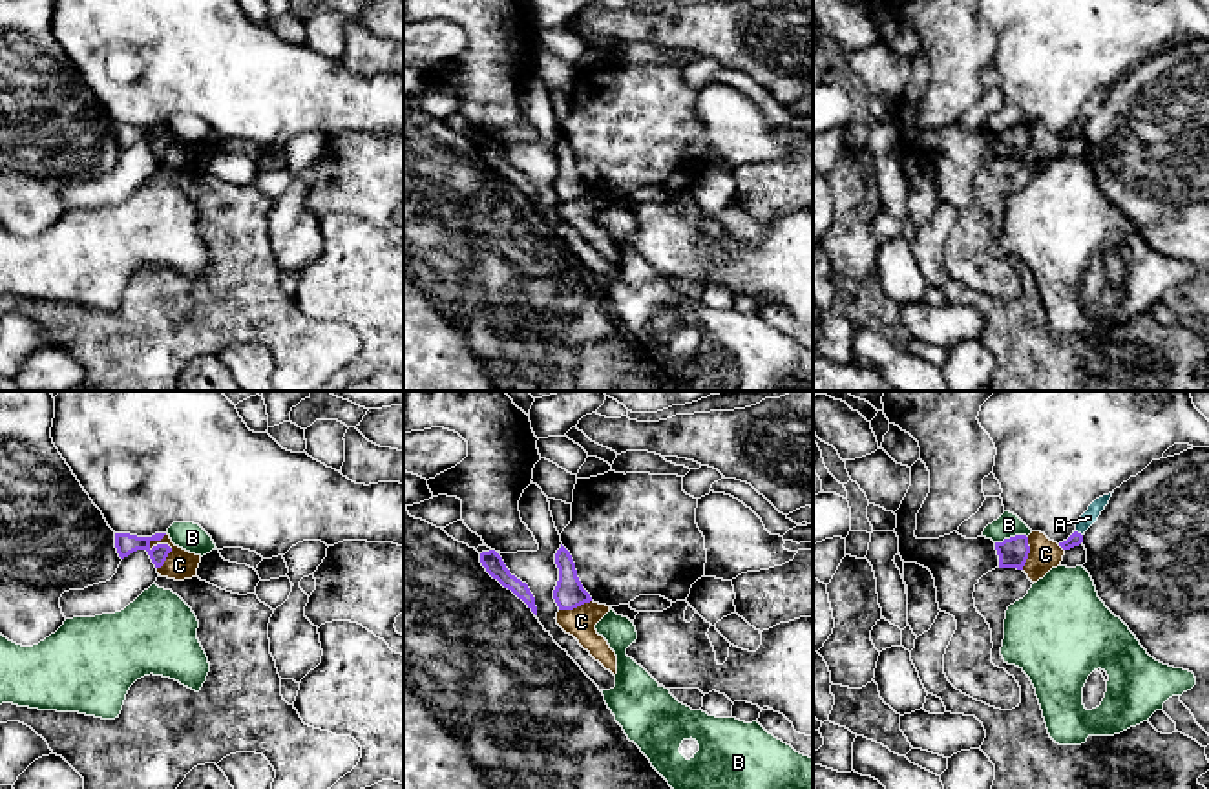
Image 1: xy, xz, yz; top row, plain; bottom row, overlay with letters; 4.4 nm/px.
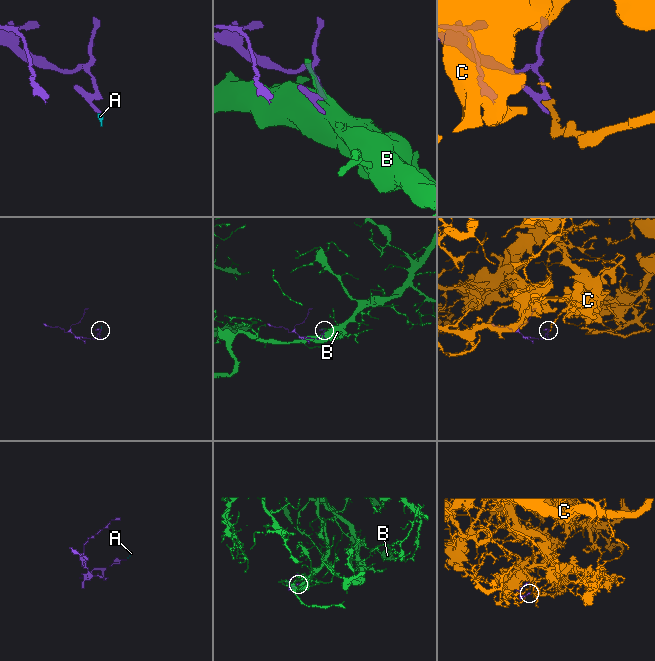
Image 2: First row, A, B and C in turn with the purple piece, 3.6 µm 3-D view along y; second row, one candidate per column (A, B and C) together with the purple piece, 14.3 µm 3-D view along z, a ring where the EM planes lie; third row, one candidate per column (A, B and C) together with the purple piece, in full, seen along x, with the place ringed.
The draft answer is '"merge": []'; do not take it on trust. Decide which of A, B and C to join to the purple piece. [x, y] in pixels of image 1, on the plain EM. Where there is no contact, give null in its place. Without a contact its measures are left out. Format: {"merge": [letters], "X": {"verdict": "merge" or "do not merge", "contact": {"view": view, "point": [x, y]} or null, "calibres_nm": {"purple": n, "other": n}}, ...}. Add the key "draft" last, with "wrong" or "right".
{"merge": ["A"], "A": {"verdict": "merge", "contact": {"view": "yz", "point": [1076, 123]}, "calibres_nm": {"purple": 60, "other": 70}}, "B": {"verdict": "do not merge", "contact": {"view": "yz", "point": [1010, 128]}, "calibres_nm": {"purple": 130, "other": 110}}, "C": {"verdict": "do not merge", "contact": {"view": "xy", "point": [170, 141]}, "calibres_nm": {"purple": 90, "other": 140}}, "draft": "wrong"}

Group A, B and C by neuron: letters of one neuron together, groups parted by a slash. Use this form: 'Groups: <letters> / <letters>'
Groups: A / B / C

